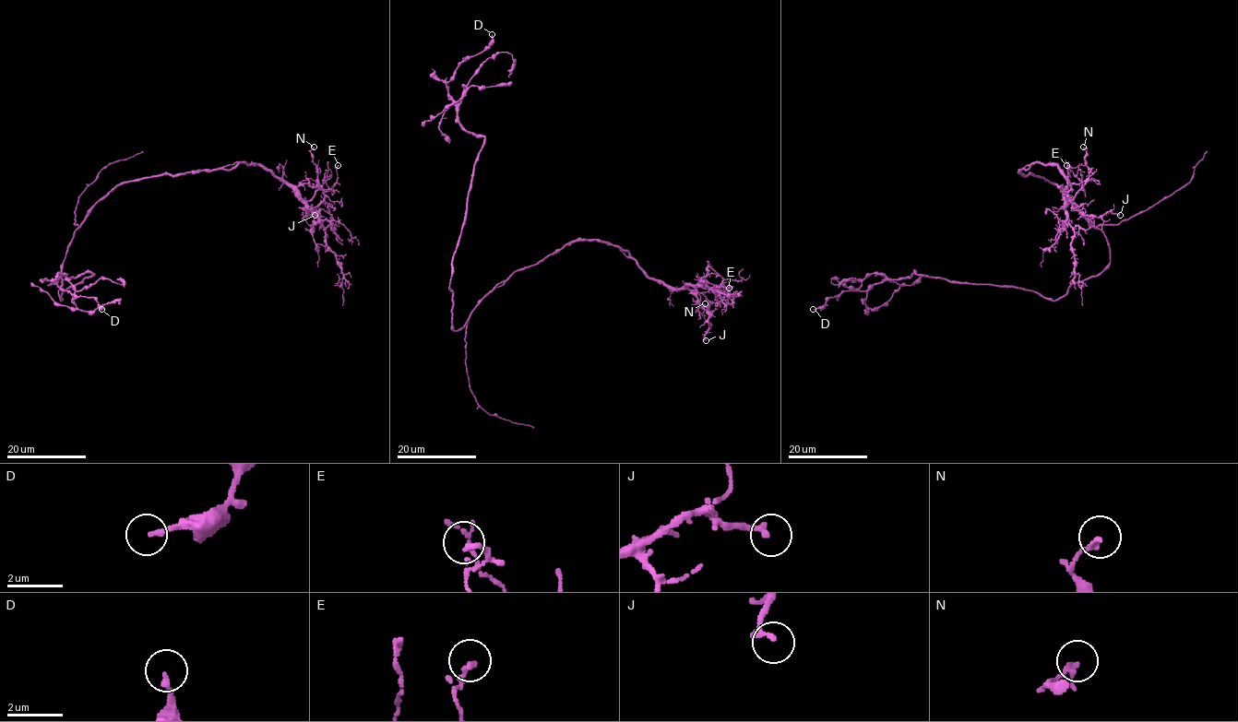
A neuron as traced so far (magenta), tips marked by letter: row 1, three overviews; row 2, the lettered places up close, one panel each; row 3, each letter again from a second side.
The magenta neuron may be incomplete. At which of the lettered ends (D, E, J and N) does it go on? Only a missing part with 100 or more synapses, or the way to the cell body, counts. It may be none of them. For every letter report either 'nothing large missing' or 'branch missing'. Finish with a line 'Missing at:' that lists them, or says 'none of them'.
D: nothing large missing
E: nothing large missing
J: nothing large missing
N: nothing large missing
Missing at: none of them

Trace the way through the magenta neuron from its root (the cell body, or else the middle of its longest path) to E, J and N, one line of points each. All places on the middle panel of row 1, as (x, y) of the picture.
E: (469, 318), (515, 272), (580, 240), (621, 247), (650, 278), (669, 287), (729, 288)
J: (469, 318), (515, 272), (565, 245), (597, 240), (621, 247), (666, 286), (692, 286), (708, 315), (706, 340)
N: (469, 318), (515, 272), (580, 240), (621, 247), (650, 278), (693, 286), (705, 303)

